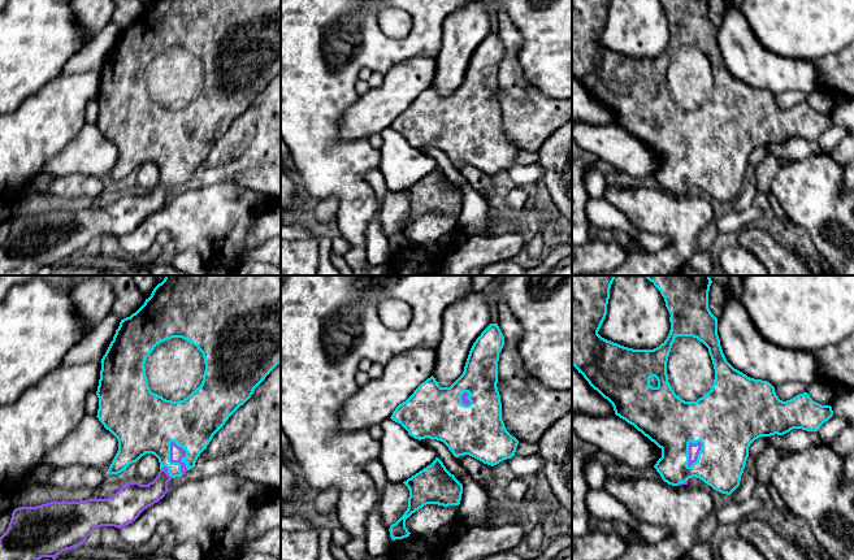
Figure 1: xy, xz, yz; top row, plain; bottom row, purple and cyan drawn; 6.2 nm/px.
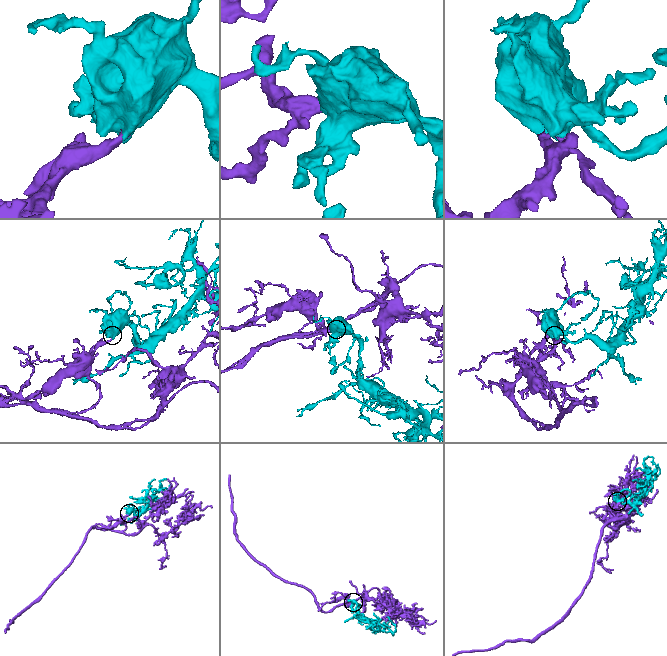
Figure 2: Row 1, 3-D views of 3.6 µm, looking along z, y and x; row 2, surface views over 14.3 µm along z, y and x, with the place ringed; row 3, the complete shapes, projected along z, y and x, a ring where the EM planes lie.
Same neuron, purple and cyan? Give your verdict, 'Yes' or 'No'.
Yes

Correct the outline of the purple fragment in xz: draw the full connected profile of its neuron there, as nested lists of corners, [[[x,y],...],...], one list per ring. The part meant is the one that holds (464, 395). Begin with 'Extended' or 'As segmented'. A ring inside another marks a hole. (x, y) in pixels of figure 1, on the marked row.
Extended. [[[490,324],[473,343],[463,374],[450,387],[441,387],[432,375],[390,418],[415,439],[443,442],[455,457],[469,455],[491,466],[511,459],[519,440],[504,426],[497,387],[503,346],[498,324]]]

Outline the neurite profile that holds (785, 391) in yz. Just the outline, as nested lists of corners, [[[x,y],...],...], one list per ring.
[[[786,382],[773,387],[775,387],[776,395],[783,401],[790,400],[799,394],[807,392],[807,388],[809,388],[807,385],[803,385],[801,382]]]

